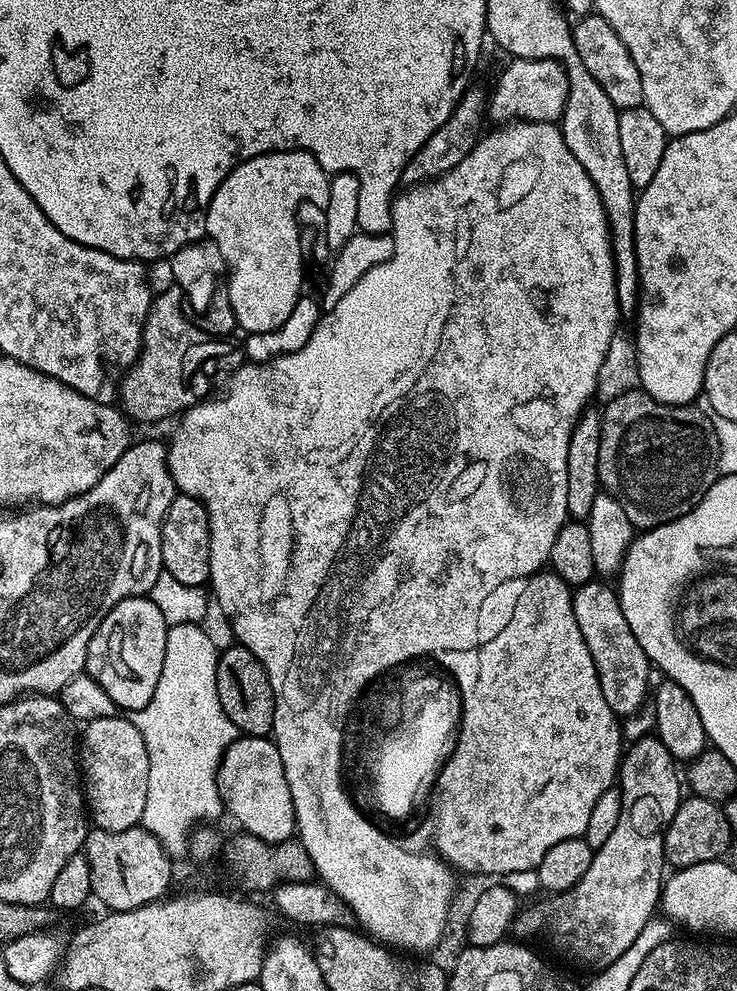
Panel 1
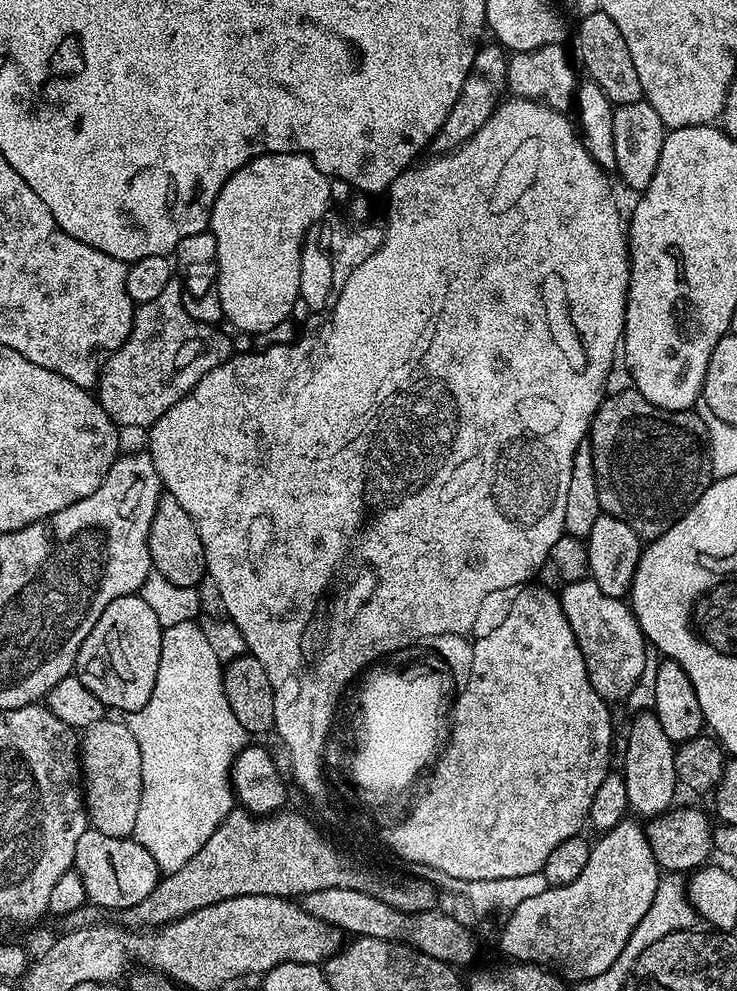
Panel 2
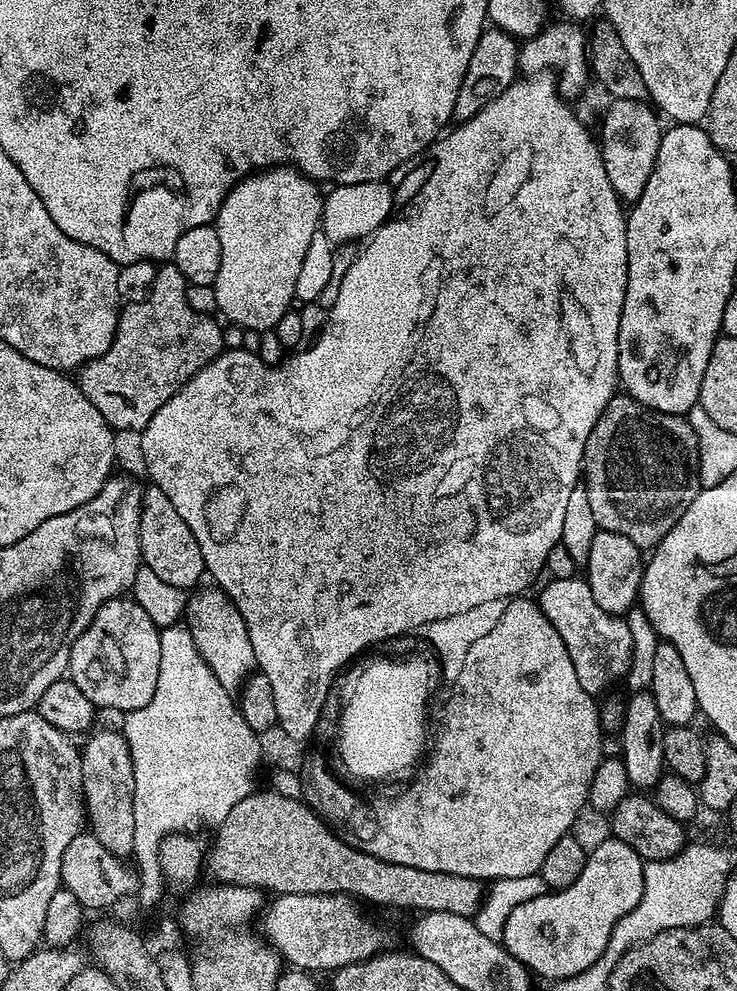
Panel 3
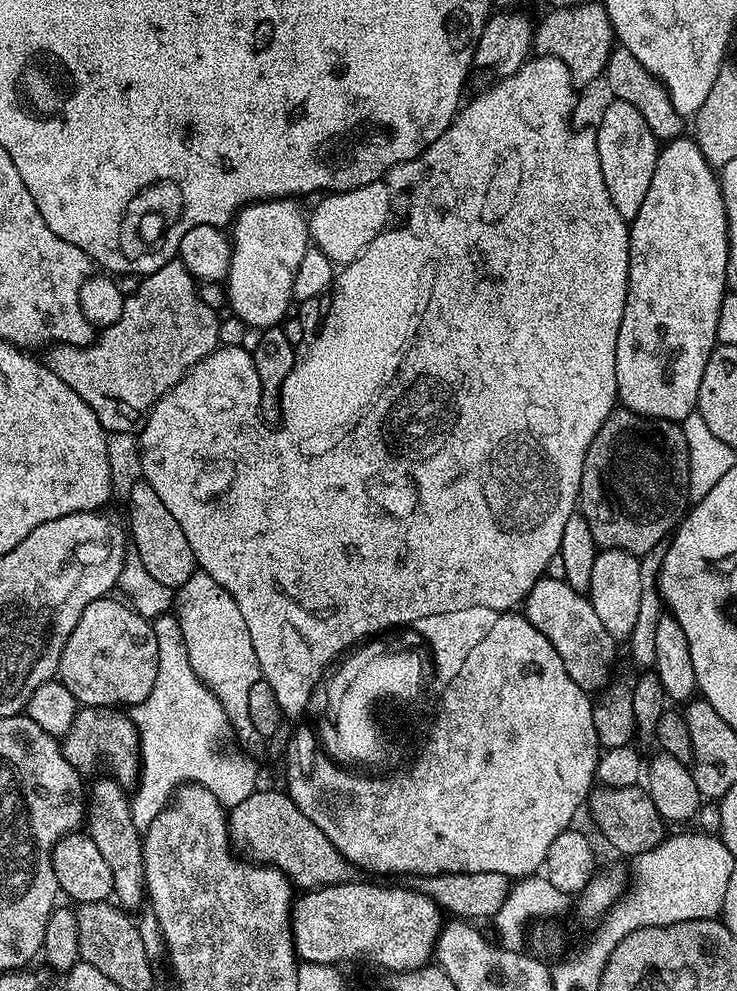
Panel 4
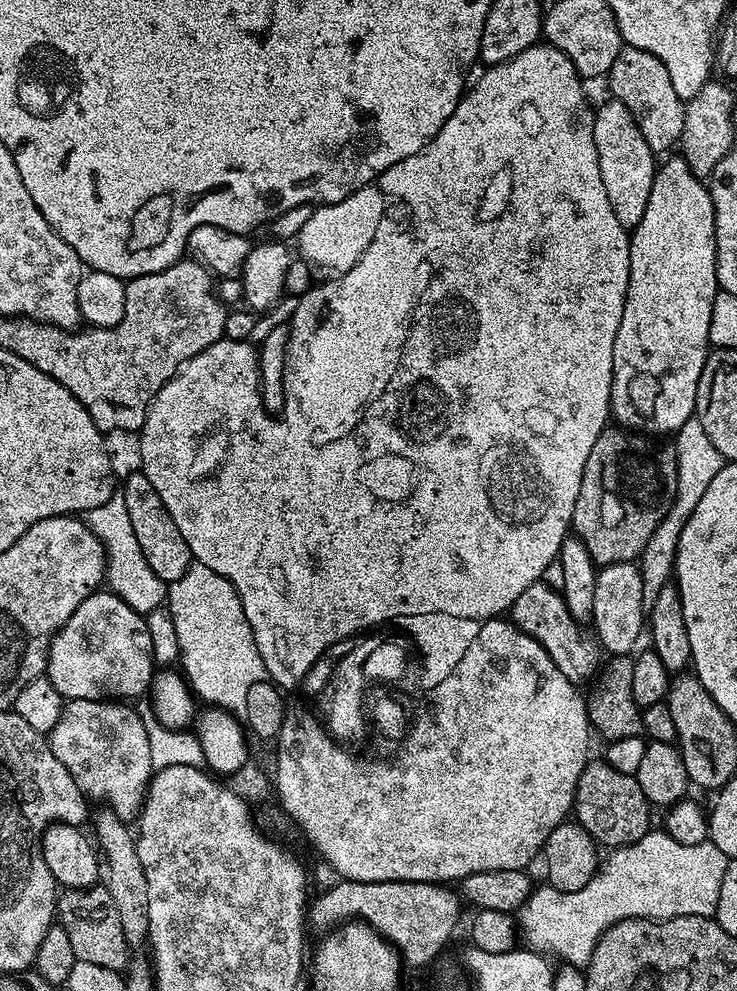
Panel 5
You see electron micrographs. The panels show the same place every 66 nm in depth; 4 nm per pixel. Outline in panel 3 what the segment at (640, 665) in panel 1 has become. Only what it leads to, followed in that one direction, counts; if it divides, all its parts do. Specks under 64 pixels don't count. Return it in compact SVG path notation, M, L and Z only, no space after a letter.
M571 576L561 580L549 579L548 585L538 595L538 603L542 614L558 630L566 650L570 654L570 662L574 662L574 674L578 674L578 682L582 682L582 690L586 690L594 698L599 697L599 692L604 692L615 680L623 681L632 665L632 639L630 626L627 619L611 616L598 602L594 602L594 594L590 594L587 579Z

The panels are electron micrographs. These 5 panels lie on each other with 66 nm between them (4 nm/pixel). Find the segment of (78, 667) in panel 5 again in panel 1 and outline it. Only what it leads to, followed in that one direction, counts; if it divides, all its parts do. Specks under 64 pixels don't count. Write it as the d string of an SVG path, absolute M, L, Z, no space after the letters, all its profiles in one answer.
M148 596L126 598L118 602L118 606L114 606L106 618L102 618L102 626L98 626L94 638L90 638L84 672L94 678L94 682L98 682L98 686L110 694L110 698L114 698L117 709L137 712L146 706L146 702L150 702L150 698L154 698L154 686L158 686L158 678L162 675L162 658L166 658L166 634L169 627L166 618L162 618L162 610L158 610L158 606L154 606Z

